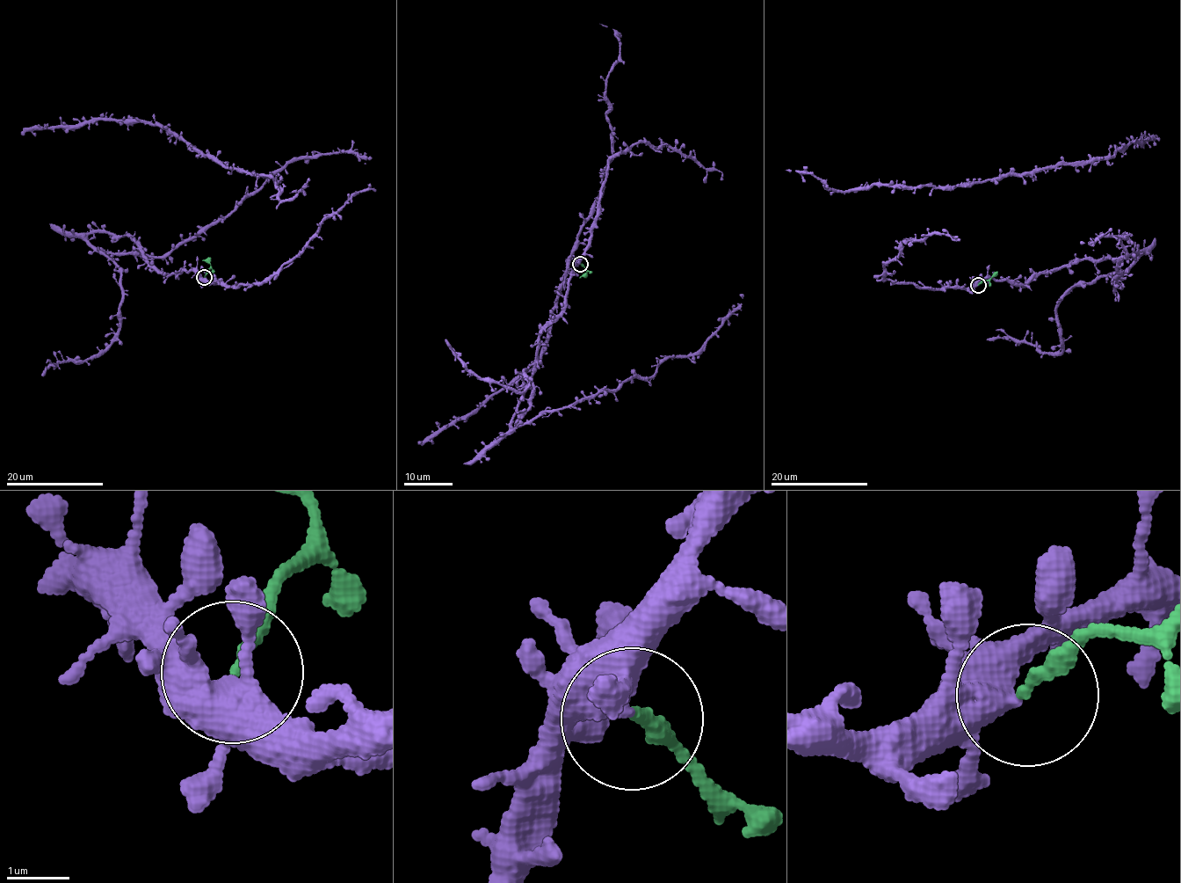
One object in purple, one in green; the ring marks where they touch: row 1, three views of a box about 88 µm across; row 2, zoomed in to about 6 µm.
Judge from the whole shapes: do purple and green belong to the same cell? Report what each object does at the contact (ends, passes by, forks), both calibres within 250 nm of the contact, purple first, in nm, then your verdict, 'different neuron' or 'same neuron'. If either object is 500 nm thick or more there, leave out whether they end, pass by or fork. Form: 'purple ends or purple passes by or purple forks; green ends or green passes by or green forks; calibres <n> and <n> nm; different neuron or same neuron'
purple passes by; green ends; calibres 380 and 200 nm; different neuron

